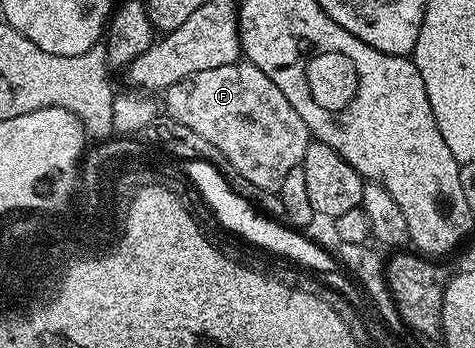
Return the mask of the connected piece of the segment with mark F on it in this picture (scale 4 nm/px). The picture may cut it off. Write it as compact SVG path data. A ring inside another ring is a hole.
M238 62L227 66L215 66L215 70L199 70L199 74L191 74L183 78L178 84L164 89L164 111L171 118L183 122L183 126L191 126L195 134L207 138L219 154L223 154L226 165L234 168L251 186L259 186L264 192L278 193L283 186L283 178L296 167L301 166L301 159L305 156L311 137L303 118L295 114L295 106L287 102L283 90L259 70L259 66L248 62Z

